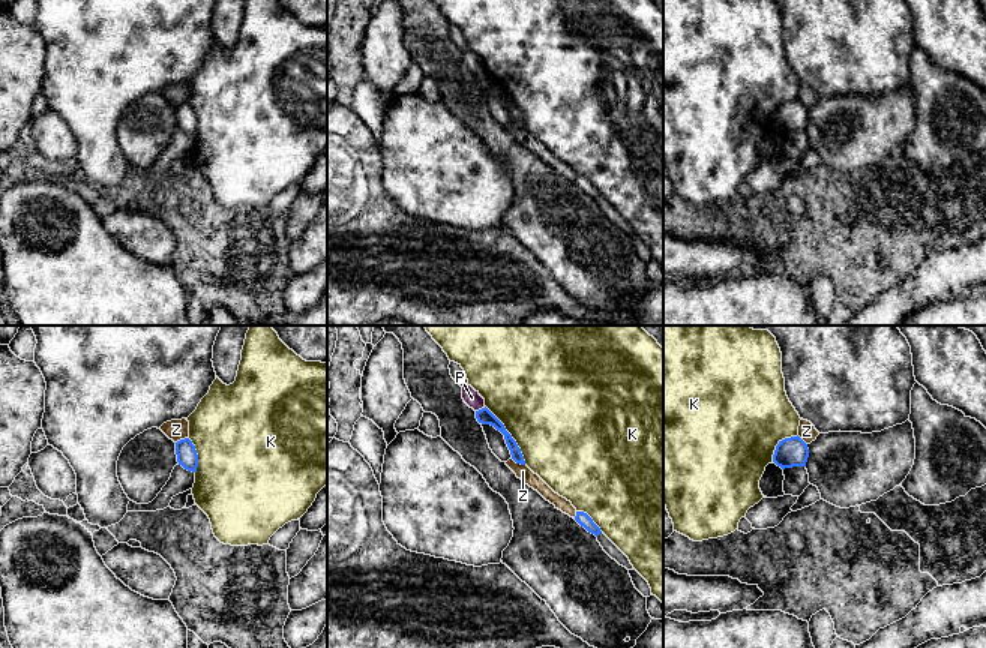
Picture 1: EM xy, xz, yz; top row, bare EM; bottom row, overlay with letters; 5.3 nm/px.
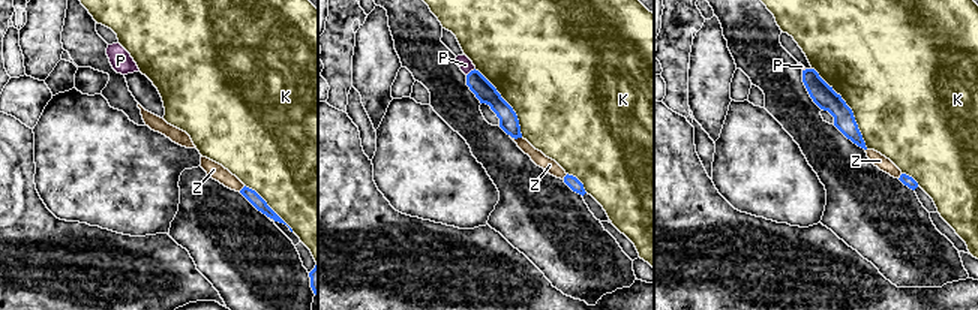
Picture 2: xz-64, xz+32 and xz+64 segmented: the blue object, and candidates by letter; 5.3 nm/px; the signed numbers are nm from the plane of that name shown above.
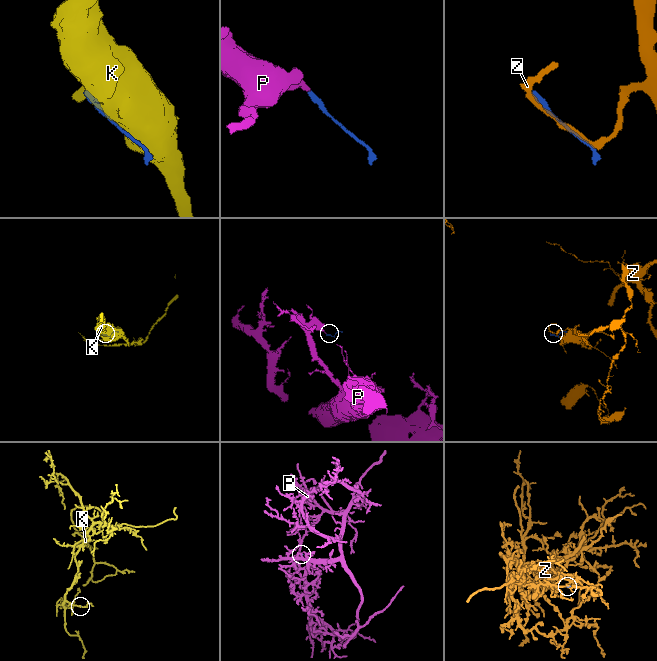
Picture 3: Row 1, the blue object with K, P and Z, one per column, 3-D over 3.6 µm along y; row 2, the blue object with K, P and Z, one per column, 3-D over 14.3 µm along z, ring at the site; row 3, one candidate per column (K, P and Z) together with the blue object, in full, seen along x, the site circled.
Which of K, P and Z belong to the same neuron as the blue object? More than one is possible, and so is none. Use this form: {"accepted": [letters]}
{"accepted": []}

